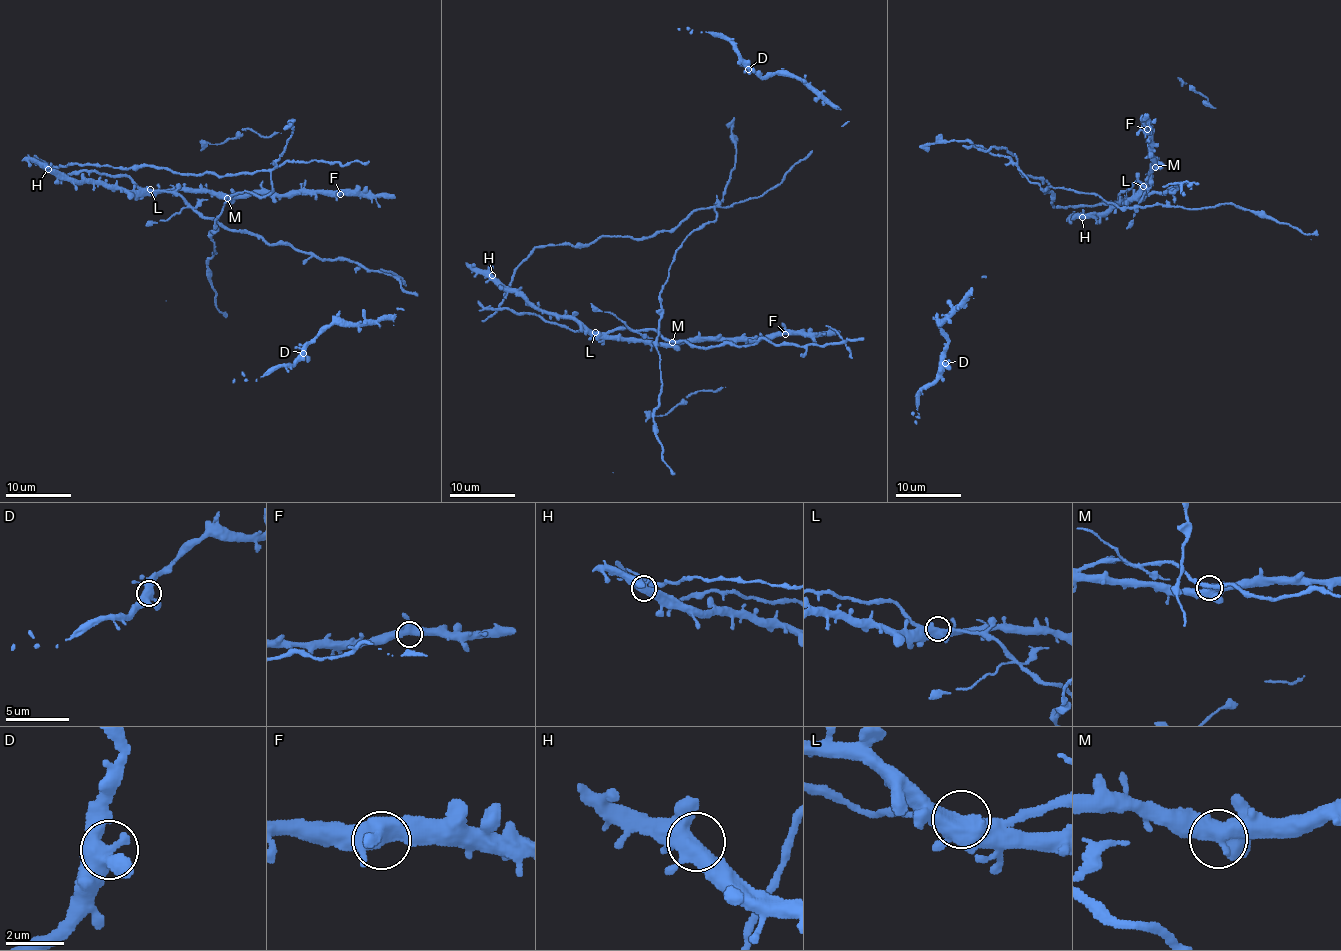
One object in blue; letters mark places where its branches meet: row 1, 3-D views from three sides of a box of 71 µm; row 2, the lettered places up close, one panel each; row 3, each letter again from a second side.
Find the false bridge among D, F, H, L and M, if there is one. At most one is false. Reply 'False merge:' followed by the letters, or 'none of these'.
False merge: L

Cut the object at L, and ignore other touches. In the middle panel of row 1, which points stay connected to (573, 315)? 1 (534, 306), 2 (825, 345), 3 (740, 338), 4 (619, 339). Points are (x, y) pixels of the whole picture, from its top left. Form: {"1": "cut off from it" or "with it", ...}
{"1": "with it", "2": "cut off from it", "3": "with it", "4": "with it"}

